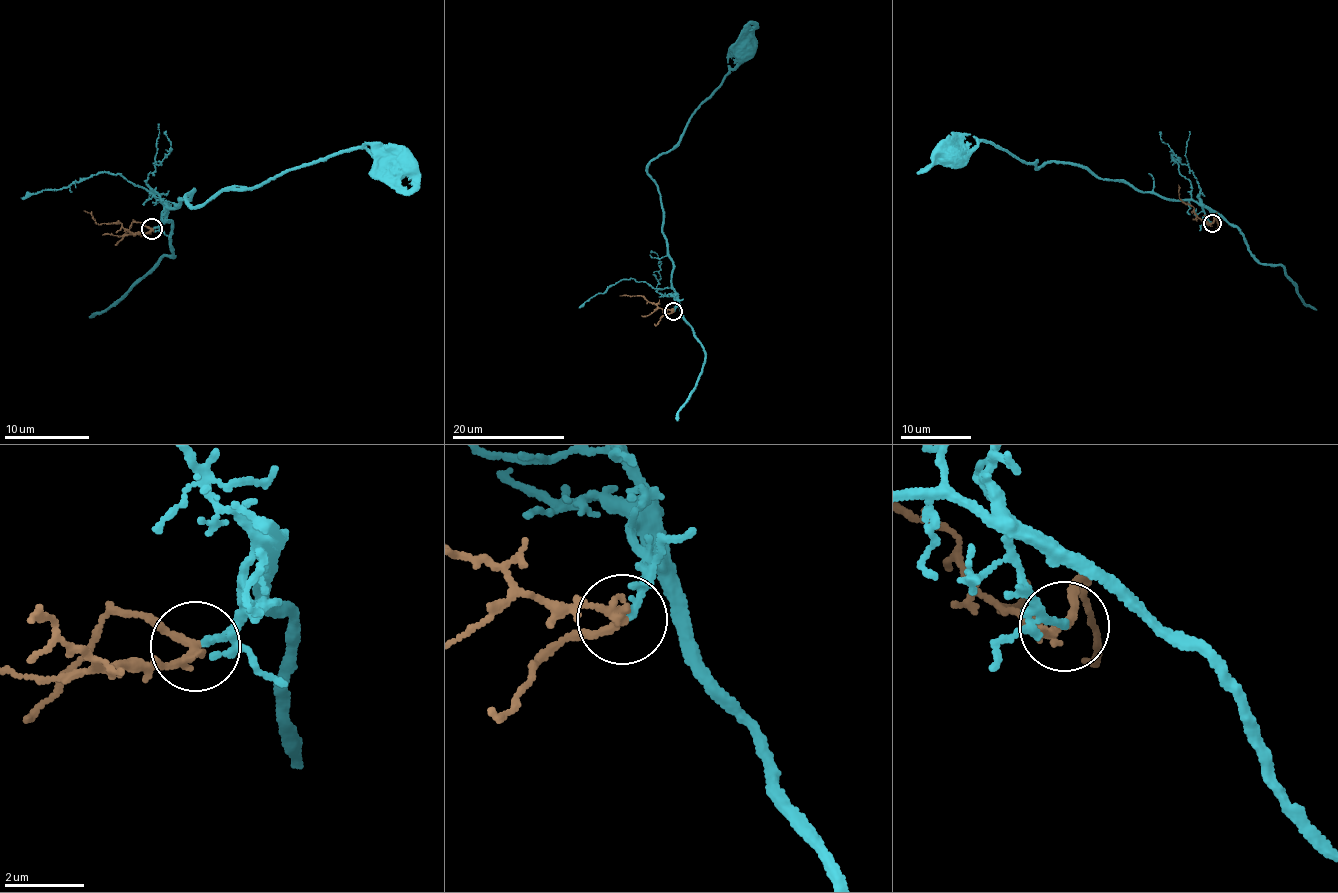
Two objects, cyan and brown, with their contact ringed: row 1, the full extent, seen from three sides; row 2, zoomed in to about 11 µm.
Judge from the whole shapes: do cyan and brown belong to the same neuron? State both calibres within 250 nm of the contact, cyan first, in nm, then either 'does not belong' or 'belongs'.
calibres 180 and 200 nm; belongs

